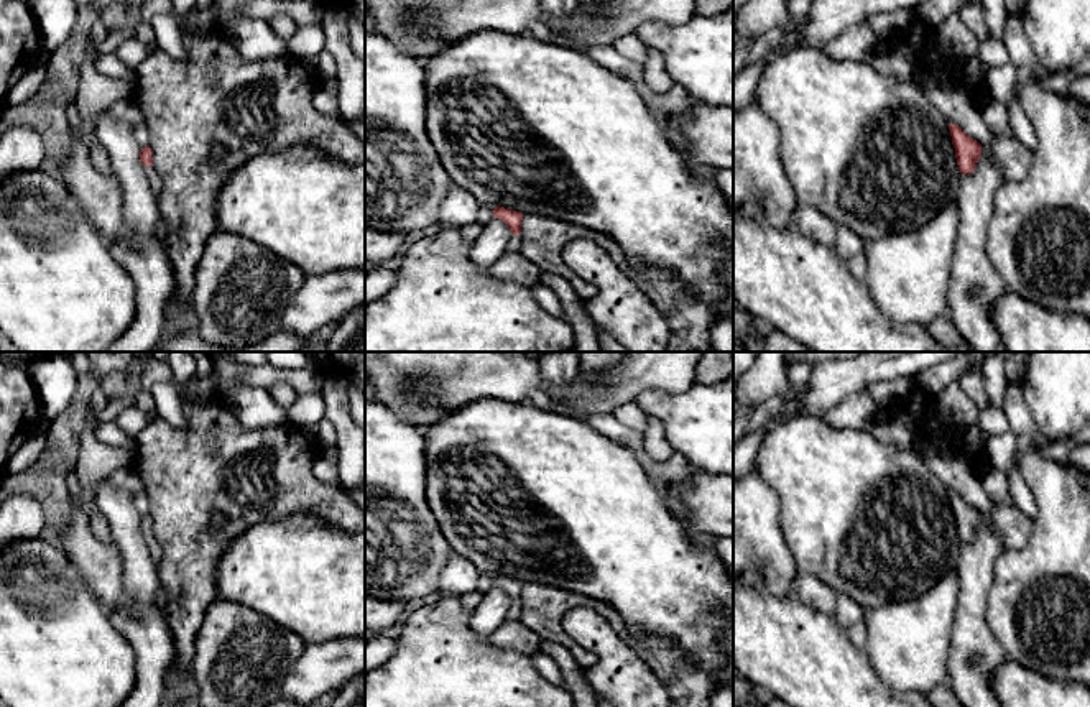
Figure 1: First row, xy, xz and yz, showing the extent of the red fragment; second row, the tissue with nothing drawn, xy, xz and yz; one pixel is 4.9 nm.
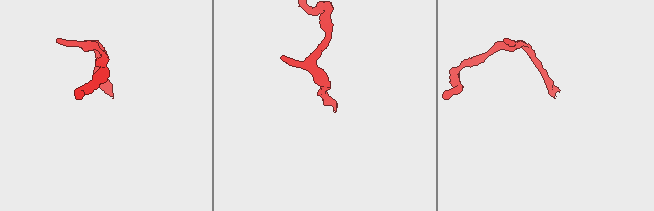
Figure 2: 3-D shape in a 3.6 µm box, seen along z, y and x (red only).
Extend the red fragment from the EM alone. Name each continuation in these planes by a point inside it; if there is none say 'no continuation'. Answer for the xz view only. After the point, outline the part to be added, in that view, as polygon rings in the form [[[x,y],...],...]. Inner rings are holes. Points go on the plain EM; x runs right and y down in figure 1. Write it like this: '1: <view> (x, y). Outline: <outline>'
1: xz (515, 612). Outline: [[[513,603],[506,618],[513,622],[521,622],[521,610],[523,610],[521,603]]]

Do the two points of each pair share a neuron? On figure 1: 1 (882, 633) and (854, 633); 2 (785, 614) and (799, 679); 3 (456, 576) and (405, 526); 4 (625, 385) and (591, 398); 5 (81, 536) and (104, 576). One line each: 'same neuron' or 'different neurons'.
1: different neurons
2: same neuron
3: different neurons
4: same neuron
5: same neuron

